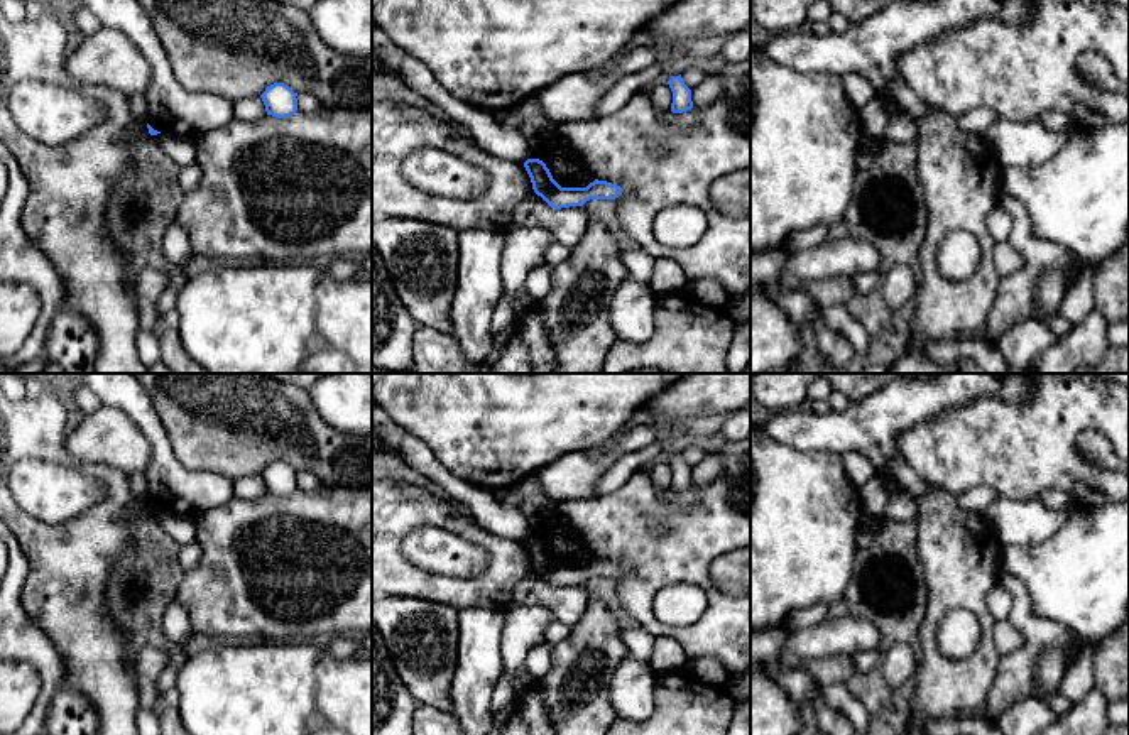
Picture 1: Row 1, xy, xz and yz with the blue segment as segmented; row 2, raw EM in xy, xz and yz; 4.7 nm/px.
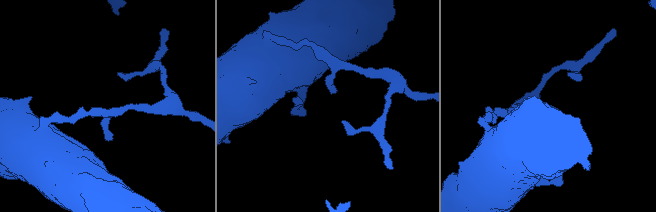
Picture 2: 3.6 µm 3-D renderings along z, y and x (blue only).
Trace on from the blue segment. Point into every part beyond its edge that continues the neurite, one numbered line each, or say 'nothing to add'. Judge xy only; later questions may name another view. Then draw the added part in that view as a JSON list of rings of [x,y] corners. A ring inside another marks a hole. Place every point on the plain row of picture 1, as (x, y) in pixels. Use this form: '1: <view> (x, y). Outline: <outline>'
nothing to add

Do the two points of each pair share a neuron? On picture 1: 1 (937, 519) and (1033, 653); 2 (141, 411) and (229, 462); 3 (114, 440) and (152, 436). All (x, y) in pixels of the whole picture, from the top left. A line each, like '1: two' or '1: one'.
1: two
2: two
3: two

